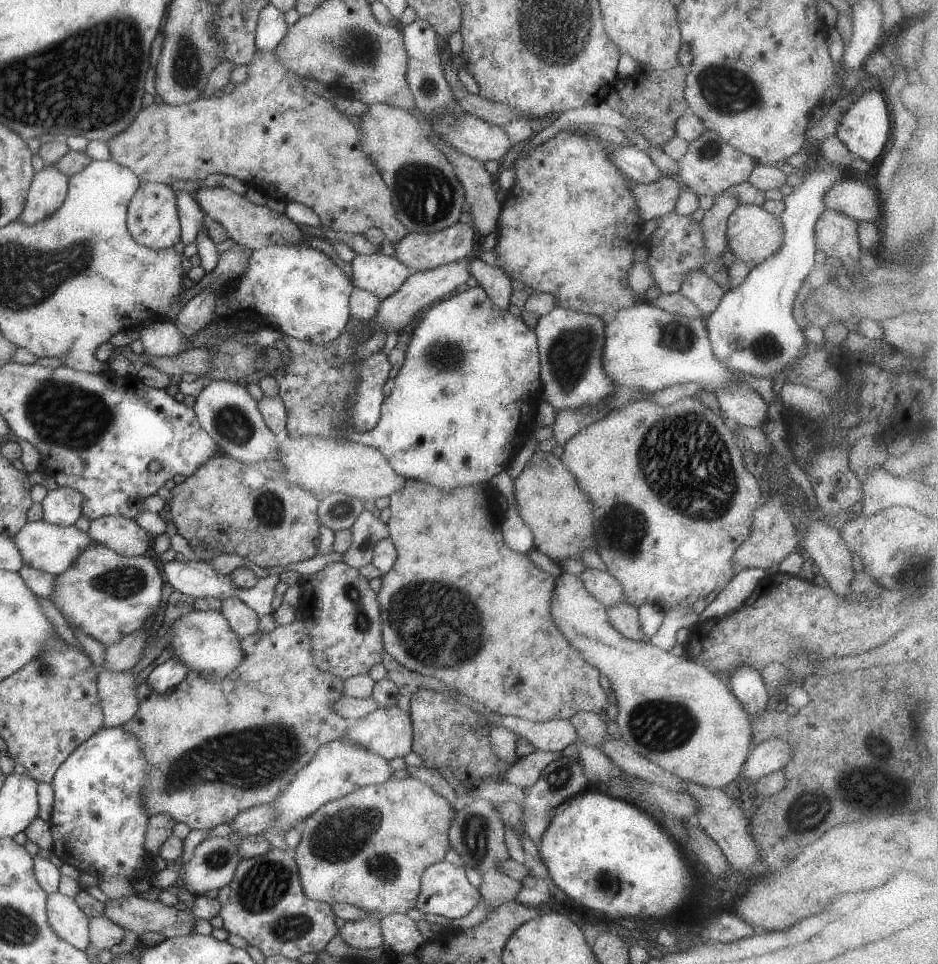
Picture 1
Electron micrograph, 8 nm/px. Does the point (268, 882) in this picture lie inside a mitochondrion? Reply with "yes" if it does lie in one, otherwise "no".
yes

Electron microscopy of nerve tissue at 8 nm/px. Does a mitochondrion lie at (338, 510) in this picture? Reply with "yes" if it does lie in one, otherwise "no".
yes

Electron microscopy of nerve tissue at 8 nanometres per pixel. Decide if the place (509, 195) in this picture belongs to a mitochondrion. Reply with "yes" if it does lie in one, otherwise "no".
no

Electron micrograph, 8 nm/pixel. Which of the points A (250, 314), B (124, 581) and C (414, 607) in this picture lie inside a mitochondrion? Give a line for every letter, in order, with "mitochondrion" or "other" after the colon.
A: other
B: mitochondrion
C: mitochondrion

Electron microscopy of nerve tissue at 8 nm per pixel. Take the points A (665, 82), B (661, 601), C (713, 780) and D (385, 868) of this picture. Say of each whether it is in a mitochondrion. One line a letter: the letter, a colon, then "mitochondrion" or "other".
A: other
B: other
C: other
D: mitochondrion

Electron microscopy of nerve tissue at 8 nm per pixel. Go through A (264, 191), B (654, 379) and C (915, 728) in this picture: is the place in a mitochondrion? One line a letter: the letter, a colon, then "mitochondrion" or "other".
A: other
B: other
C: other

